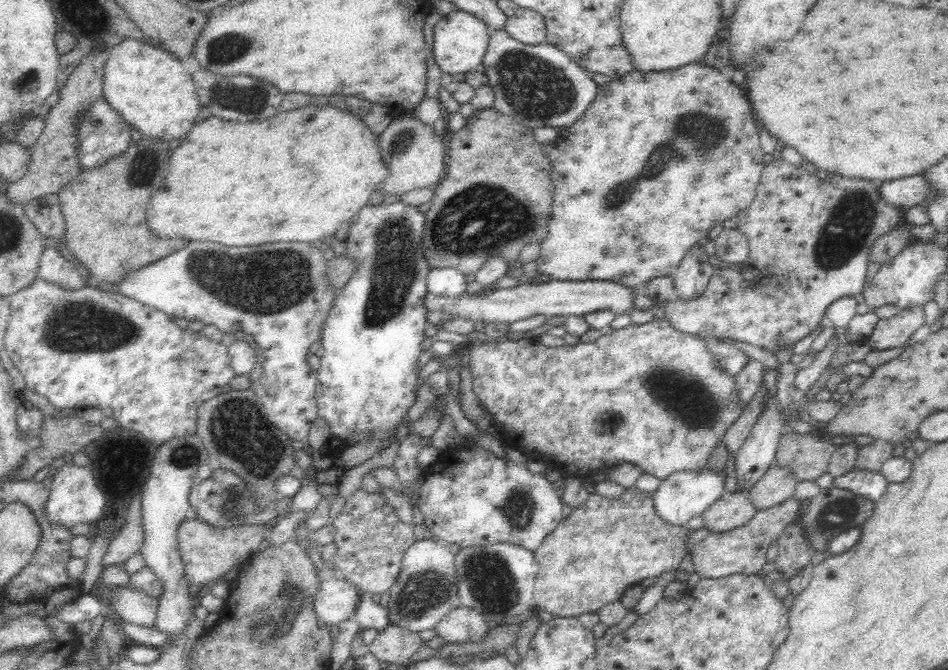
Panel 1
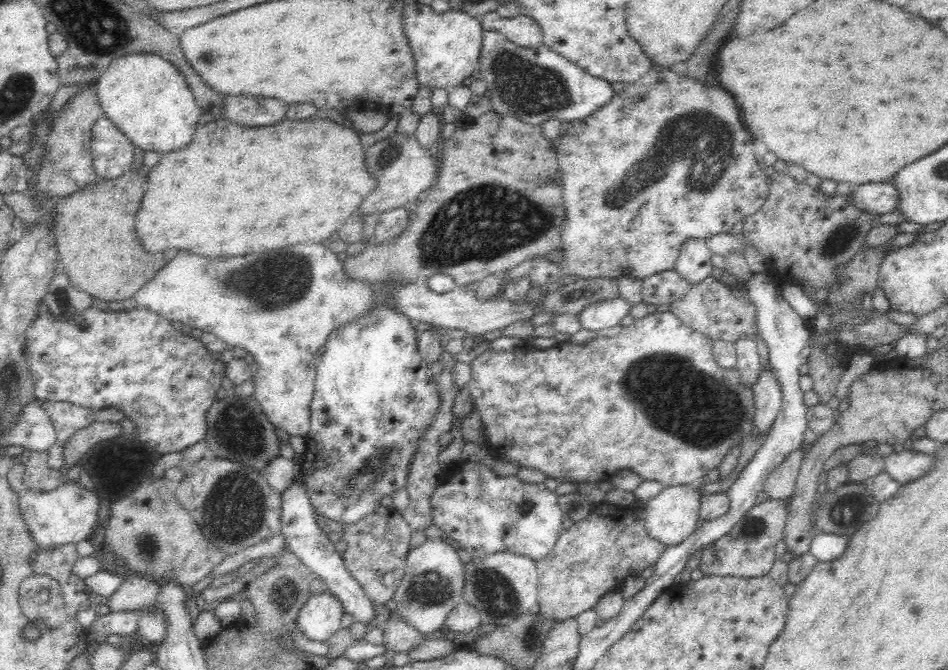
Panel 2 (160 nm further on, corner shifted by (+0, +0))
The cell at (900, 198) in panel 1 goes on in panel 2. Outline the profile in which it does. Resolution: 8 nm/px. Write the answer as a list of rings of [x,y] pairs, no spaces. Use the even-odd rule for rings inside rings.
[[[890,182],[866,183],[855,186],[848,194],[850,201],[858,210],[878,215],[894,211],[897,208],[896,189]]]

